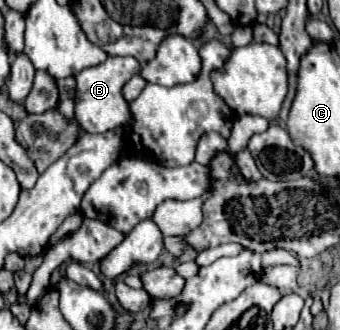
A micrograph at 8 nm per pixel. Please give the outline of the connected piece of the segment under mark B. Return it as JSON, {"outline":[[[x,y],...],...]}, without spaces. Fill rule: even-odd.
{"outline":[[[107,56],[107,60],[99,66],[91,66],[81,70],[77,80],[77,94],[75,94],[75,118],[85,132],[107,132],[117,128],[119,124],[127,124],[129,120],[129,104],[121,94],[121,86],[139,72],[139,62],[133,56]]]}

